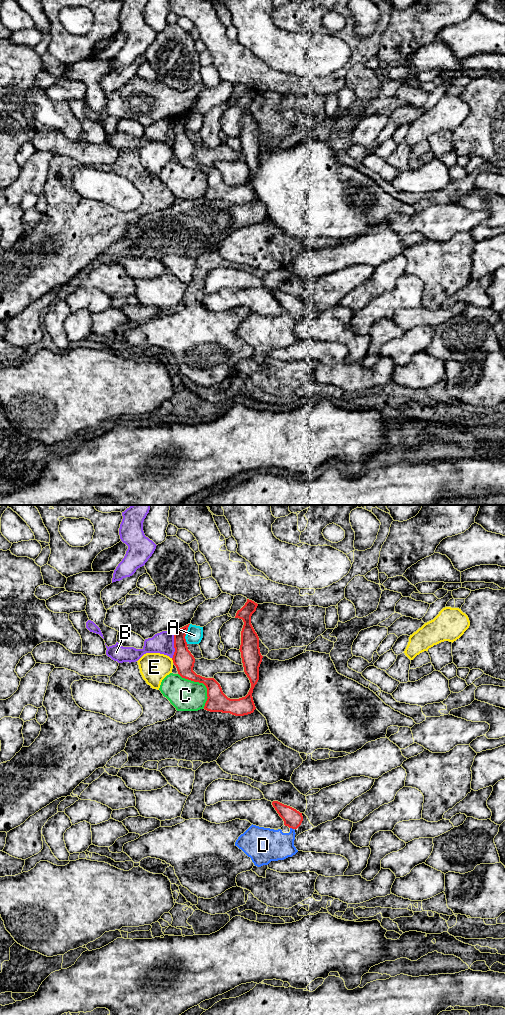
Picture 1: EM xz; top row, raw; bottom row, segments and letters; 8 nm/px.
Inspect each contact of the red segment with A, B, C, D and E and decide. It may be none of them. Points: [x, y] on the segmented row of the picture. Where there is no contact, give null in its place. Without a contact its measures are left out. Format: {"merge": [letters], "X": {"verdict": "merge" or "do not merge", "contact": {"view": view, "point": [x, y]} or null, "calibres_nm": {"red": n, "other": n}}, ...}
{"merge": ["D"], "A": {"verdict": "do not merge", "contact": {"view": "xz", "point": [185, 634]}, "calibres_nm": {"red": 160, "other": 140}}, "B": {"verdict": "do not merge", "contact": {"view": "xz", "point": [174, 645]}, "calibres_nm": {"red": 160, "other": 170}}, "C": {"verdict": "do not merge", "contact": {"view": "xz", "point": [202, 682]}, "calibres_nm": {"red": 170, "other": 260}}, "D": {"verdict": "merge", "contact": {"view": "xz", "point": [292, 828]}, "calibres_nm": {"red": 150, "other": 260}}, "E": {"verdict": "do not merge", "contact": {"view": "xz", "point": [172, 659]}, "calibres_nm": {"red": 160, "other": 240}}}

